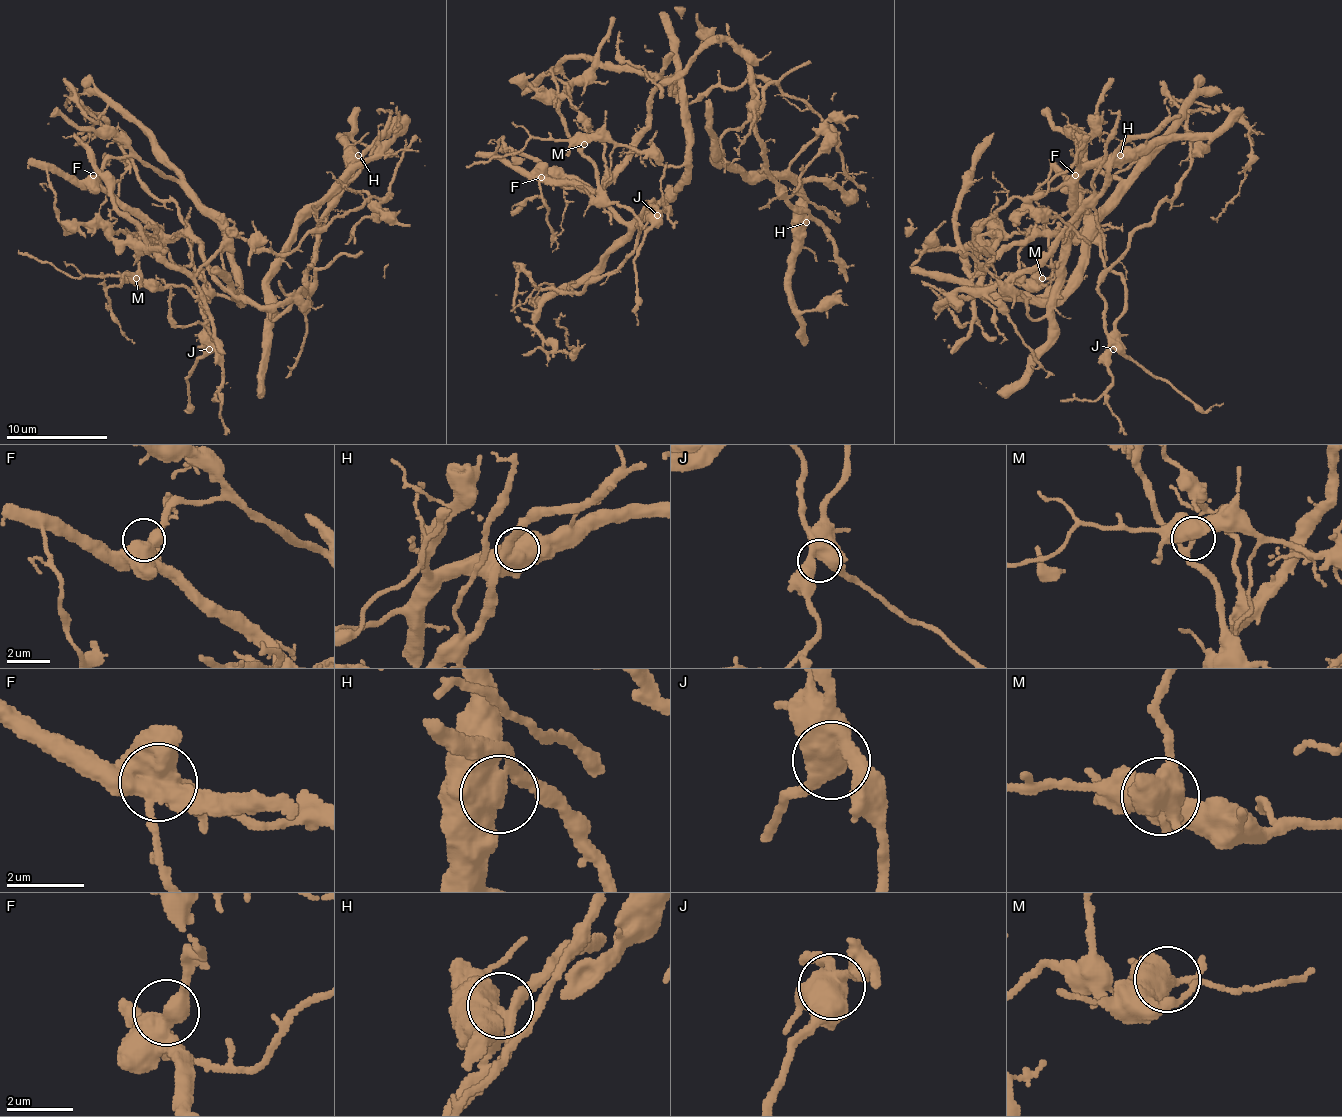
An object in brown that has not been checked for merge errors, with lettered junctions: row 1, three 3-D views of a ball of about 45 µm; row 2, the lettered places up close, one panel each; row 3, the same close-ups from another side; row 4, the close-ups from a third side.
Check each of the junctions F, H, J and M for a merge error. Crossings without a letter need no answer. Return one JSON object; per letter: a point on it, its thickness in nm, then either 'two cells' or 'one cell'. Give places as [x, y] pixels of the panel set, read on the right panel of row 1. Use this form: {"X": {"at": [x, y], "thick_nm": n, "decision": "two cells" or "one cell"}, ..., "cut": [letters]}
{"F": {"at": [1075, 175], "thick_nm": 600, "decision": "one cell"}, "H": {"at": [1120, 155], "thick_nm": 600, "decision": "one cell"}, "J": {"at": [1113, 349], "thick_nm": 550, "decision": "one cell"}, "M": {"at": [1042, 278], "thick_nm": 600, "decision": "one cell"}, "cut": []}

